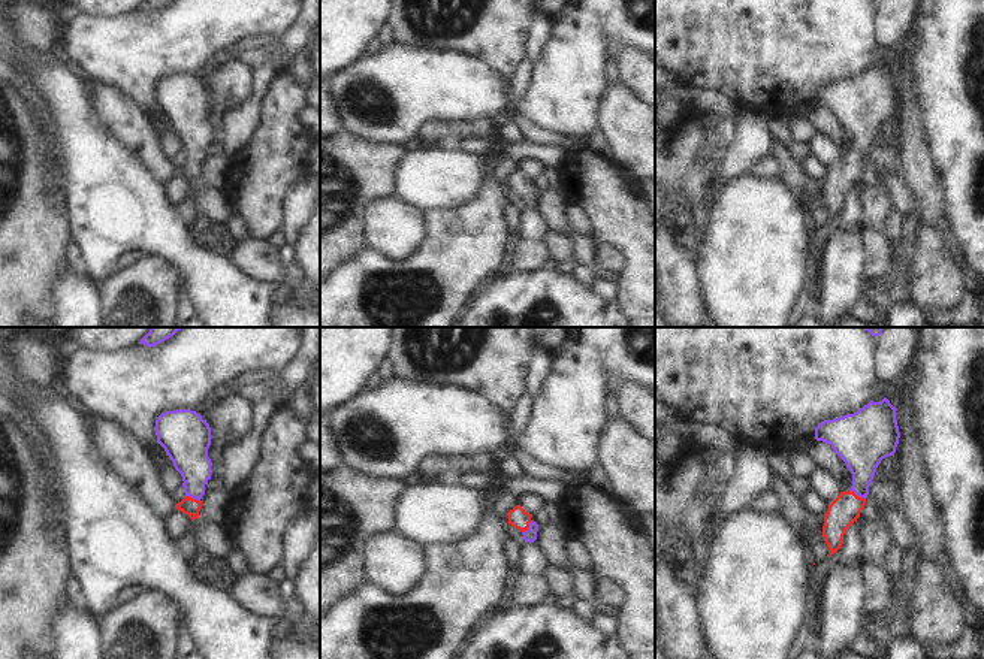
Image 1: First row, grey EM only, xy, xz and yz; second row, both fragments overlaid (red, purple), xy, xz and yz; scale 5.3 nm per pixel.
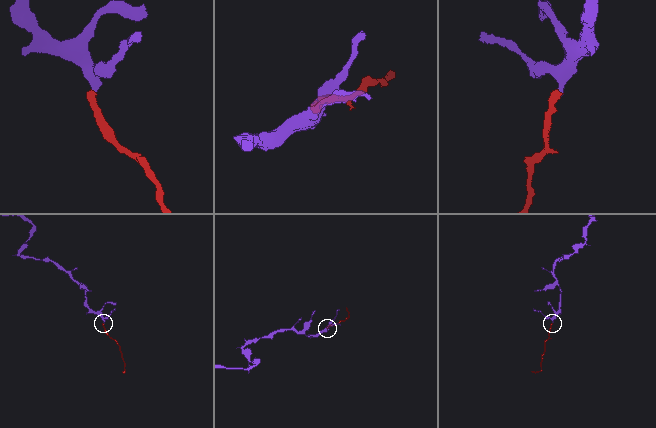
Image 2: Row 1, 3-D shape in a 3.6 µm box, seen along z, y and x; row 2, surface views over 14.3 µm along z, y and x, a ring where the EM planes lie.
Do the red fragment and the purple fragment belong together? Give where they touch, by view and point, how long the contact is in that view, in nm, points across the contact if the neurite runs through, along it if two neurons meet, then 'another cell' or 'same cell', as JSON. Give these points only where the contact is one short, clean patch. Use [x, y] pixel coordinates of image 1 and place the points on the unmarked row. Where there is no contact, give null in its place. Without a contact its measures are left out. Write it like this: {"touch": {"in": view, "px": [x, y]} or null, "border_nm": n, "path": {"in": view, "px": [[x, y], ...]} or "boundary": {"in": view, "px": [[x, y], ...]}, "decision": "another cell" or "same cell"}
{"touch": {"in": "yz", "px": [856, 160]}, "border_nm": 110, "path": {"in": "yz", "px": [[845, 175], [856, 160], [862, 145], [862, 115]]}, "decision": "same cell"}

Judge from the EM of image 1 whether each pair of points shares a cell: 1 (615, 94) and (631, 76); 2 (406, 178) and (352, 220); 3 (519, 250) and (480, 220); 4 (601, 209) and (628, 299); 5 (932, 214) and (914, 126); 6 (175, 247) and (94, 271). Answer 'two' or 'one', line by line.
1: two
2: two
3: two
4: one
5: one
6: one

